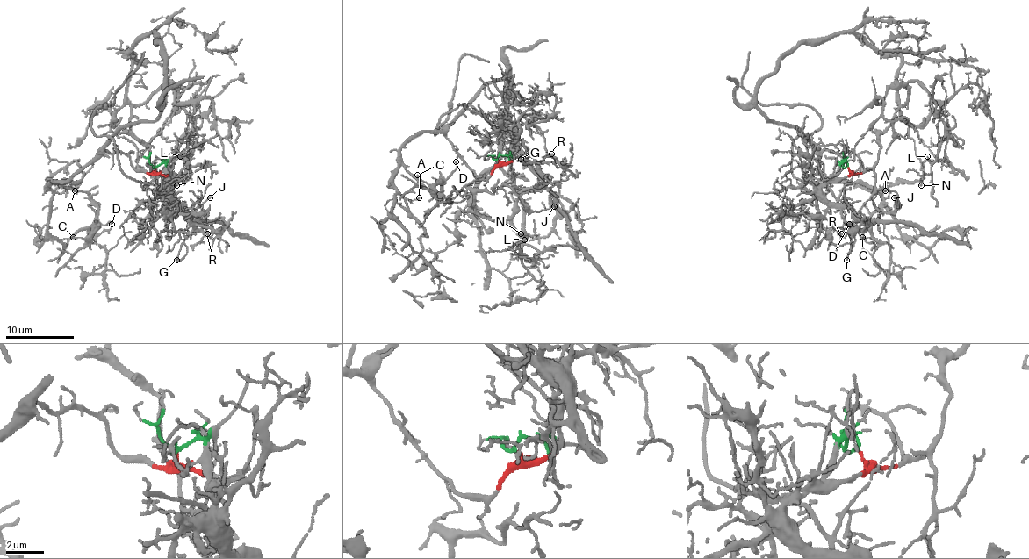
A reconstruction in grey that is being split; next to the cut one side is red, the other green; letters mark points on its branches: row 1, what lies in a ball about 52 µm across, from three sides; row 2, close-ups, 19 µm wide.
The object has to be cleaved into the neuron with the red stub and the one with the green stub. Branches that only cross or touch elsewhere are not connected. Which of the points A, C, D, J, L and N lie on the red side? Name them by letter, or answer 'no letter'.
A, C, D, J, L, N

